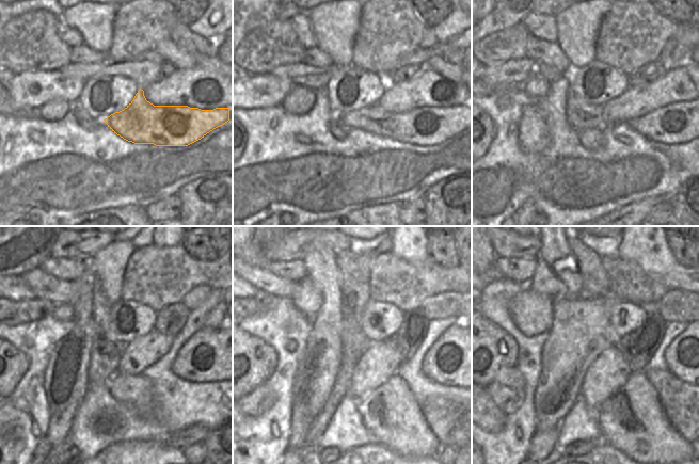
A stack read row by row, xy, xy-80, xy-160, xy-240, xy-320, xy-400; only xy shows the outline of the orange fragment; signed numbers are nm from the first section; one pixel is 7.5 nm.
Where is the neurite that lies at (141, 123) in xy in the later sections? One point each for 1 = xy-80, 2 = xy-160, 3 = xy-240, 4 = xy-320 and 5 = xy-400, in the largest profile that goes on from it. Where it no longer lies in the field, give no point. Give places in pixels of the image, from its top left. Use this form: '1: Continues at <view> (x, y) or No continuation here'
1: Continues at xy-80 (423, 126)
2: Continues at xy-160 (679, 123)
3: Continues at xy-240 (209, 355)
4: Continues at xy-320 (449, 361)
5: Continues at xy-400 (688, 357).

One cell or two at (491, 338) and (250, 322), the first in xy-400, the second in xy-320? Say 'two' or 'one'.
two

